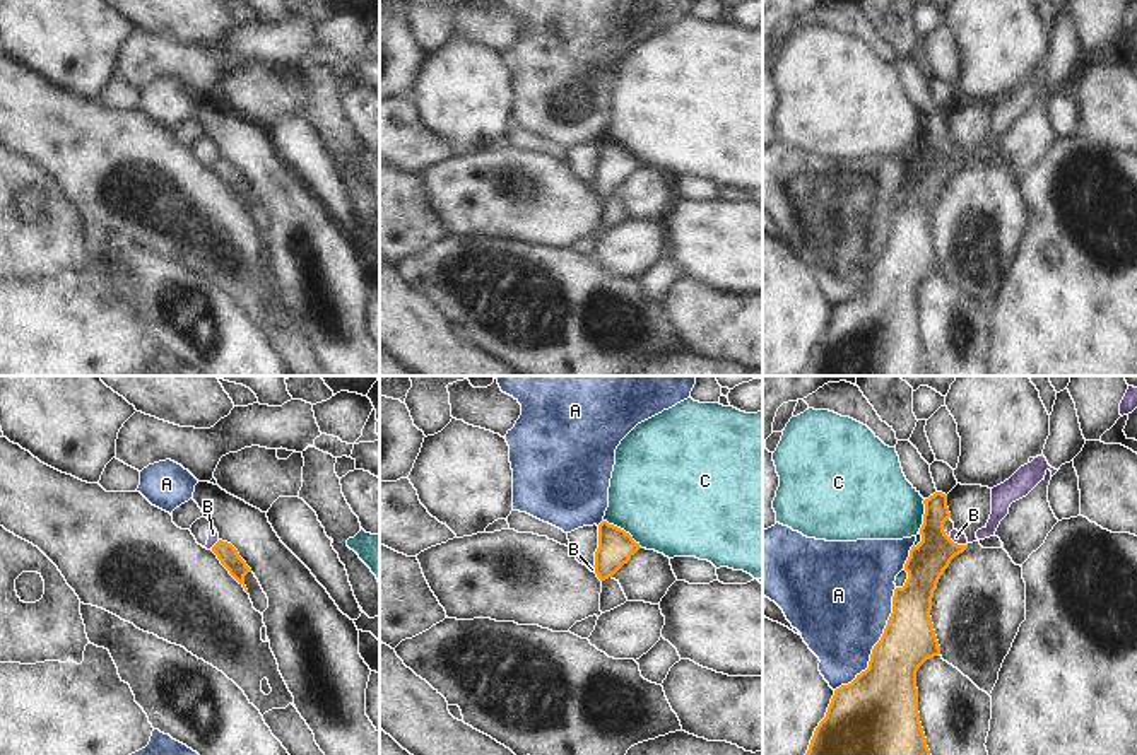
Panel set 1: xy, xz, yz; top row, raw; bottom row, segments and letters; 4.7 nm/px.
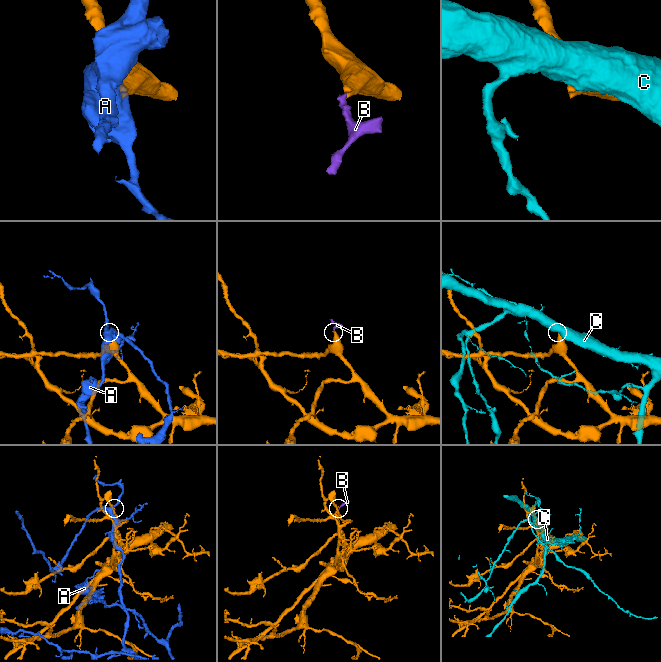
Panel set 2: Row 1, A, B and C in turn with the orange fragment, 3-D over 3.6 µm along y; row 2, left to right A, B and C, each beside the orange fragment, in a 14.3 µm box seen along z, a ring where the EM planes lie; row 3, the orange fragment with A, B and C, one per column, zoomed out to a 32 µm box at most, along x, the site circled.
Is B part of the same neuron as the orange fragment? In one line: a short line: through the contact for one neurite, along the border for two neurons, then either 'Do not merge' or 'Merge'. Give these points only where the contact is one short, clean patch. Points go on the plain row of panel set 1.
Line: yz (949, 154), (966, 163). Do not merge

